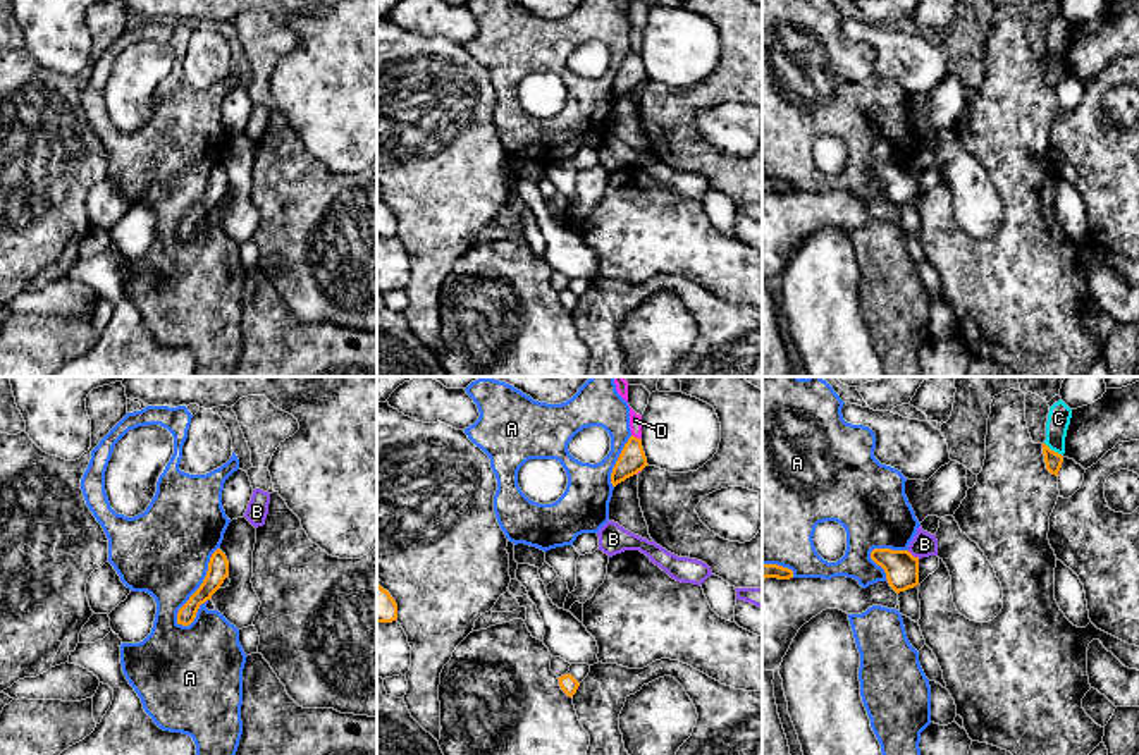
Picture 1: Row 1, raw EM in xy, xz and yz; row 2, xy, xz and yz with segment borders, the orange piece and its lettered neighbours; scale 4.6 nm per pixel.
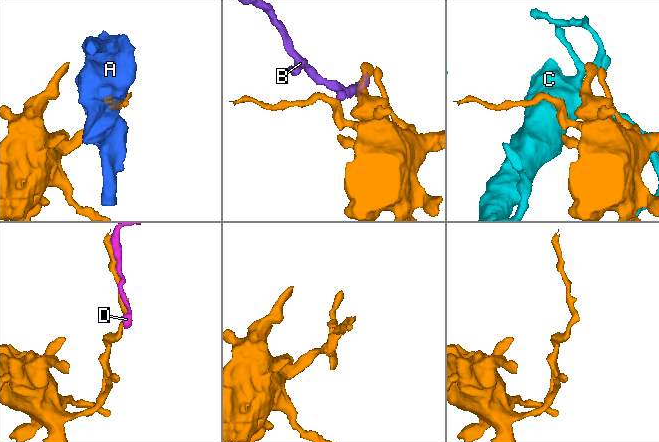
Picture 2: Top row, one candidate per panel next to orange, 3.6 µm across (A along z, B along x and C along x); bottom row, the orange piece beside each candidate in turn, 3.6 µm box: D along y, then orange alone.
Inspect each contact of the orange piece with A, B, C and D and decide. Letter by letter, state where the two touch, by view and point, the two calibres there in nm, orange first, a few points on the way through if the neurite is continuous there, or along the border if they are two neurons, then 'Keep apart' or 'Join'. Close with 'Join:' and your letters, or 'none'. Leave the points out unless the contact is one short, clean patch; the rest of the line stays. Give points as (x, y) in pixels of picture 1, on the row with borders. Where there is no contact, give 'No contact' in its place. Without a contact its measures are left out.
A: Touches orange at xy (200, 587). Thickness 100 nm (orange) against 420 nm. Keep apart
B: Touches orange at yz (912, 556). Thickness 160 nm (orange) against 120 nm. Boundary: yz (907, 551), (919, 558). Keep apart
C: Touches orange at yz (1053, 451). Thickness 80 nm (orange) against 110 nm. Keep apart
D: Touches orange at xz (635, 437). Thickness 130 nm (orange) against 60 nm. Keep apart
Join: none

